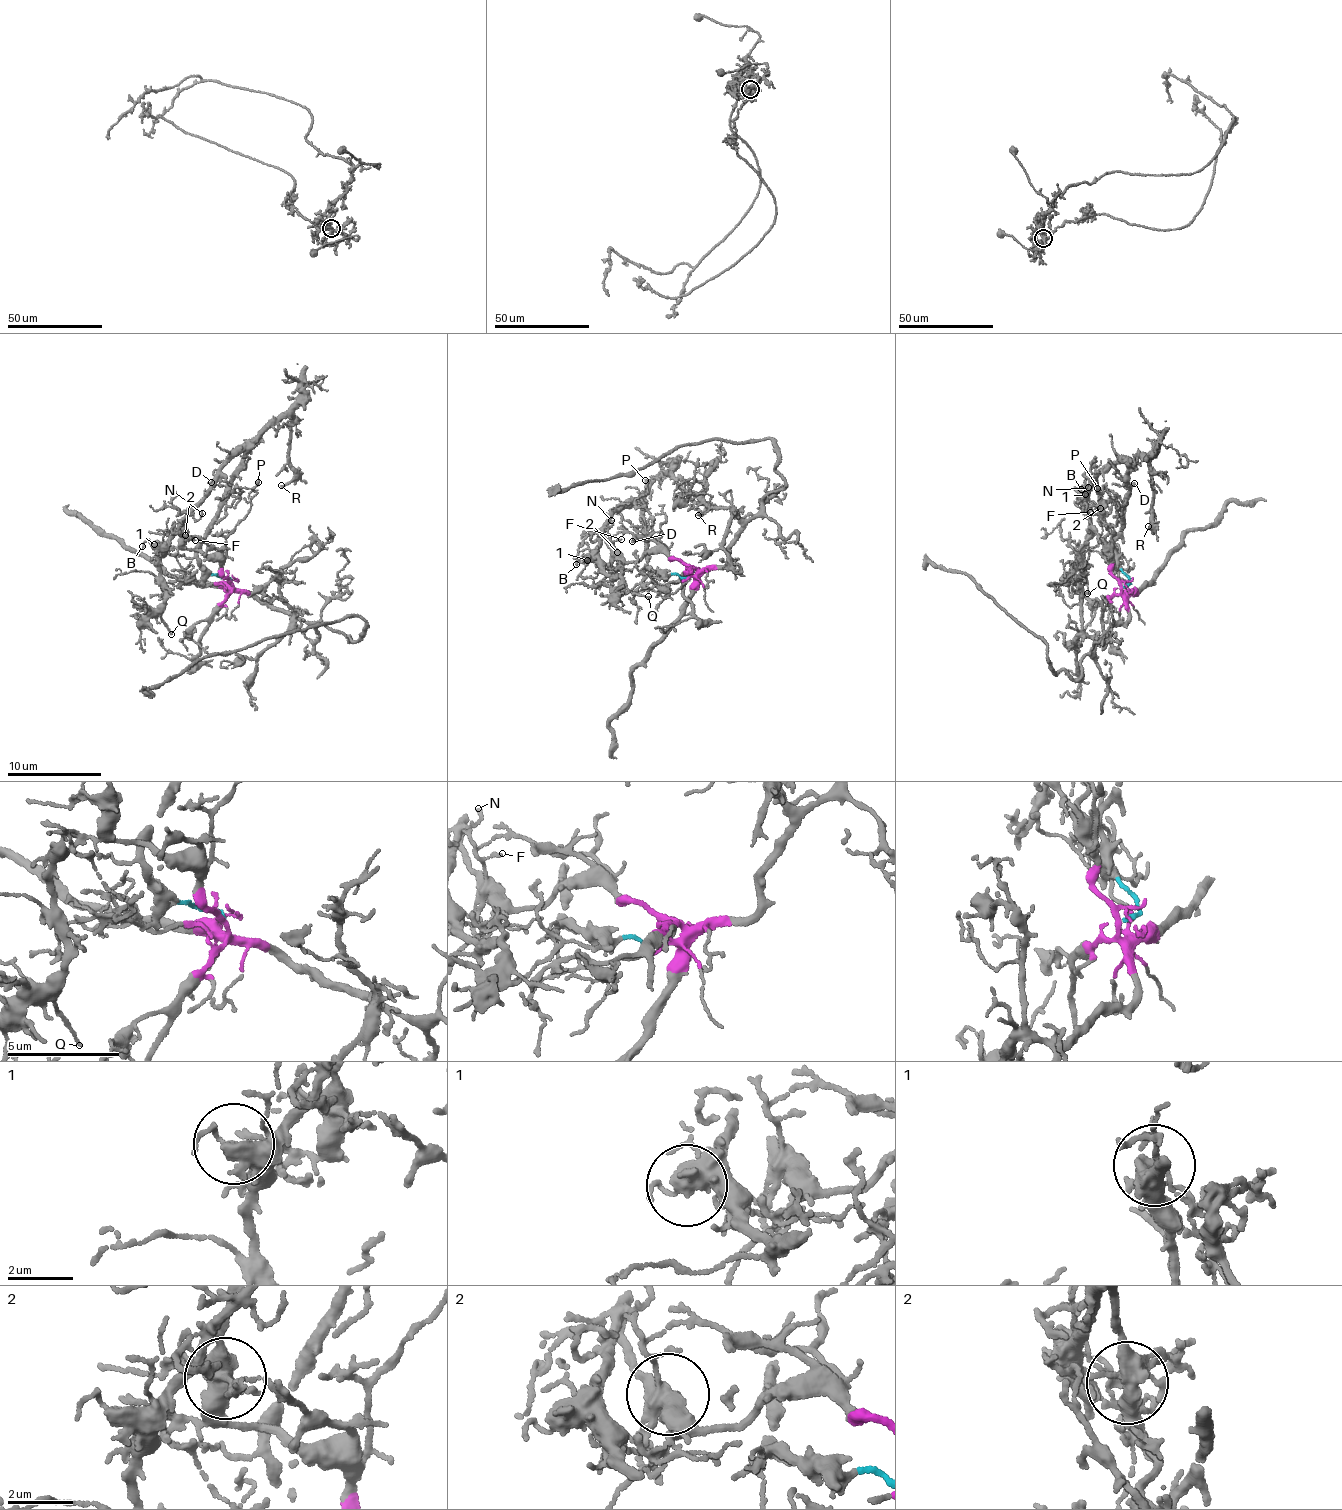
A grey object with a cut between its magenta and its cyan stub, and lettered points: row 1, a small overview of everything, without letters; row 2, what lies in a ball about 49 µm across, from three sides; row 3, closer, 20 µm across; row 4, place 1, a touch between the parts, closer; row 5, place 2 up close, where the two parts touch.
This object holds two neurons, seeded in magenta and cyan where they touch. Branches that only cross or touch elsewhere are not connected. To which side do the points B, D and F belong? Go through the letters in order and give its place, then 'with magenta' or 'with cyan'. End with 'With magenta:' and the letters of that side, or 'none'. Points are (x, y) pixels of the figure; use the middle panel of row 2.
B: place (576, 564); with magenta
D: place (632, 541); with cyan
F: place (621, 539); with magenta
With magenta: B, F

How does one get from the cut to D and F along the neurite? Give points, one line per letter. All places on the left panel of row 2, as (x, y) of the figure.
D: (230, 580), (200, 564), (197, 556), (209, 523), (227, 488), (211, 482)
F: (231, 583), (216, 561), (195, 548), (184, 547), (184, 535), (196, 540)

